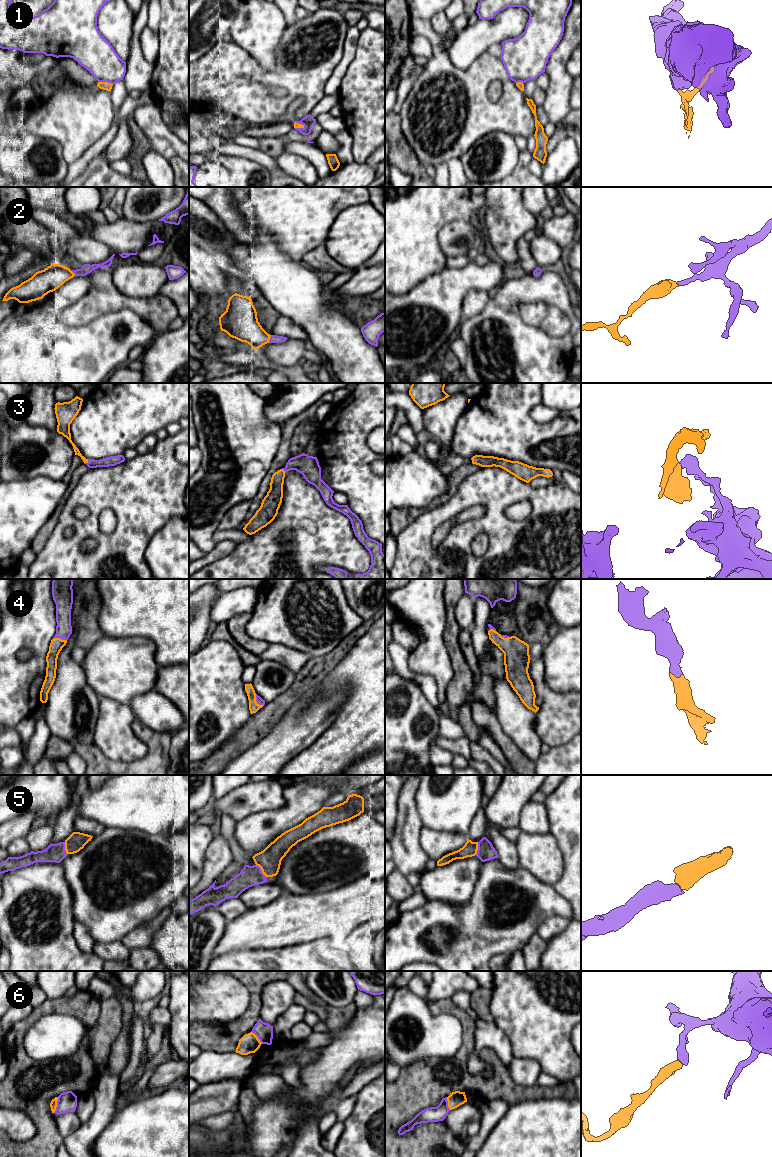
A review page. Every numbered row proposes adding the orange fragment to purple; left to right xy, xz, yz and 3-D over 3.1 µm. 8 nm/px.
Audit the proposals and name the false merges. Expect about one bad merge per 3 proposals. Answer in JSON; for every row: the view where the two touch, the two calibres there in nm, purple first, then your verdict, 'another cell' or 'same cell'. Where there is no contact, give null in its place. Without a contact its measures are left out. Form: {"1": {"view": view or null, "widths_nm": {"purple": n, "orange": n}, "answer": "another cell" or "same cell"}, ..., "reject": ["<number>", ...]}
{"1": {"view": "xy", "widths_nm": {"purple": 280, "orange": 70}, "answer": "another cell"}, "2": {"view": "xz", "widths_nm": {"purple": 60, "orange": 240}, "answer": "same cell"}, "3": {"view": "xy", "widths_nm": {"purple": 80, "orange": 50}, "answer": "same cell"}, "4": {"view": "xz", "widths_nm": {"purple": 60, "orange": 80}, "answer": "same cell"}, "5": {"view": "xz", "widths_nm": {"purple": 160, "orange": 190}, "answer": "same cell"}, "6": {"view": "xy", "widths_nm": {"purple": 160, "orange": 60}, "answer": "another cell"}, "reject": ["1", "6"]}

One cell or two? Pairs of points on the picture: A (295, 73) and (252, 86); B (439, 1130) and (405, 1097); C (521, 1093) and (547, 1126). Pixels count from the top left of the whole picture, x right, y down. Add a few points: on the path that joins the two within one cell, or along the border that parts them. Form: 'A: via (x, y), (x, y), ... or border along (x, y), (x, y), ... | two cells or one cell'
A: via (284, 76), (263, 80) | one cell
B: via (419, 1138), (400, 1138), (395, 1133), (395, 1117) | one cell
C: border along (550, 1099), (525, 1099), (509, 1106) | two cells

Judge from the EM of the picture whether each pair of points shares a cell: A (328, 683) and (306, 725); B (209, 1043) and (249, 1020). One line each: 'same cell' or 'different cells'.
A: different cells
B: same cell

